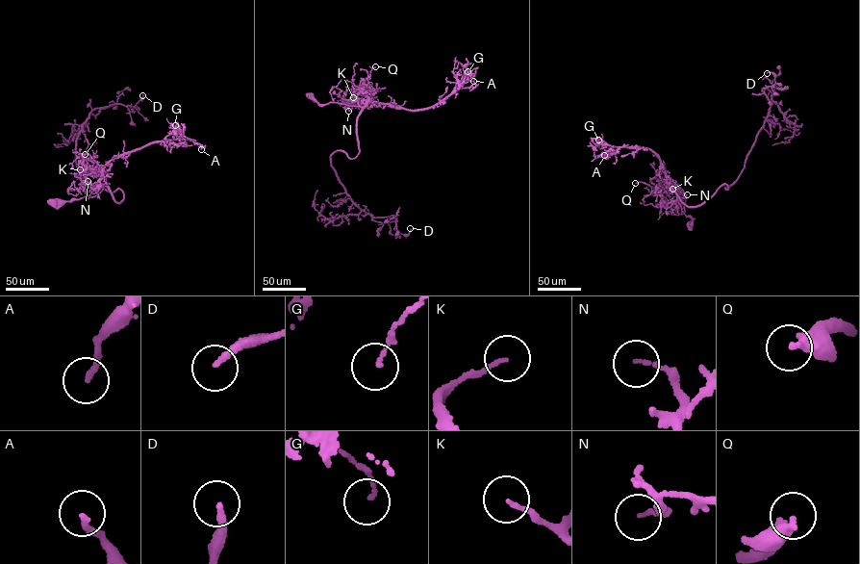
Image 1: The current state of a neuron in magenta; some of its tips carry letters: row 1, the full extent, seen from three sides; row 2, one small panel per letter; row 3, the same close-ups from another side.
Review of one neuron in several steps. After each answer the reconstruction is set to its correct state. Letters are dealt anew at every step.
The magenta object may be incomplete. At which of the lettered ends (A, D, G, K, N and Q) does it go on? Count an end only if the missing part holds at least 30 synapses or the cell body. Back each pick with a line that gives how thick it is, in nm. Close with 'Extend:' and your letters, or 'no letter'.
Extend: no letter

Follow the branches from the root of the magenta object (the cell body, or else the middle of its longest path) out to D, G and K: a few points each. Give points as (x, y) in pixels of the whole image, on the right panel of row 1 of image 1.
D: (690, 224), (678, 197), (697, 206), (736, 180), (769, 113), (772, 94), (762, 89), (774, 79), (767, 73)
G: (690, 224), (693, 218), (681, 211), (657, 155), (644, 147), (614, 146), (598, 140)
K: (690, 224), (693, 218), (681, 211), (677, 193), (669, 182), (678, 188), (672, 189)

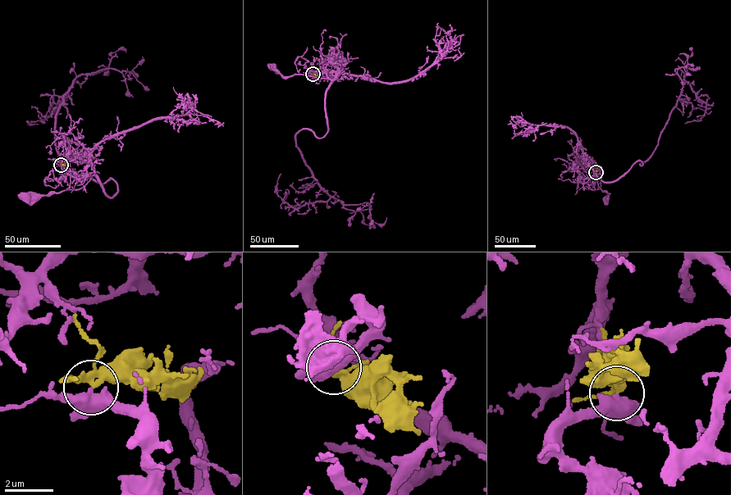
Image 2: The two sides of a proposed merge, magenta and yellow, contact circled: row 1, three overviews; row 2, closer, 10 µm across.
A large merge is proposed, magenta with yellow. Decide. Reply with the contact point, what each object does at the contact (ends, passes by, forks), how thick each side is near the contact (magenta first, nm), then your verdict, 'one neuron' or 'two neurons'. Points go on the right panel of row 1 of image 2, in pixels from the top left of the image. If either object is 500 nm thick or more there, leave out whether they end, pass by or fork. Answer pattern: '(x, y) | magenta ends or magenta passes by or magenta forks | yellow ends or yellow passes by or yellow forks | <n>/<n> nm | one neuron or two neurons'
(596, 172) | magenta forks | yellow forks | 440/240 nm | two neurons

